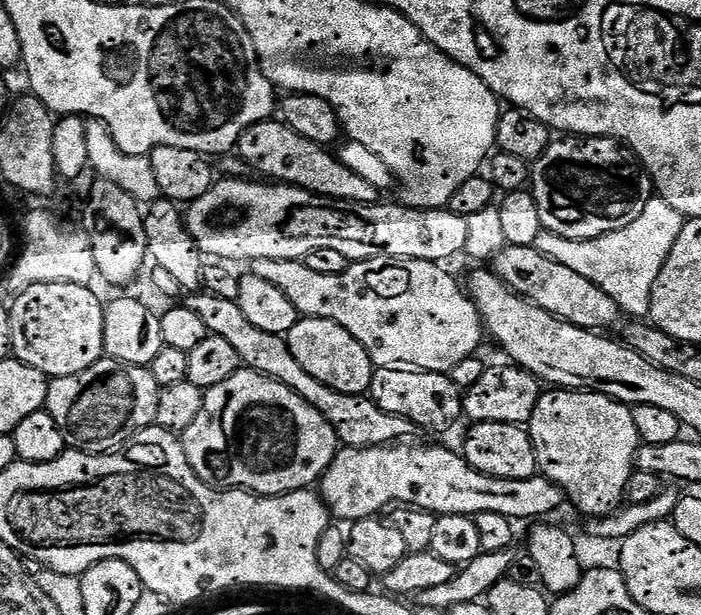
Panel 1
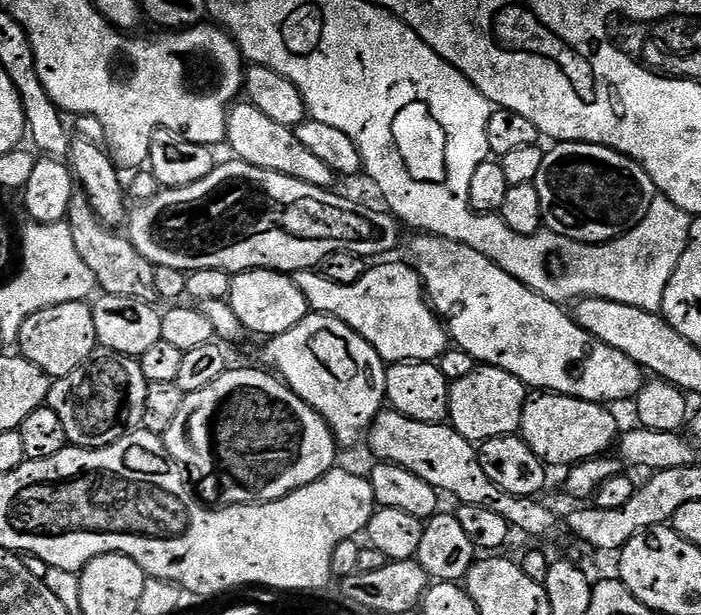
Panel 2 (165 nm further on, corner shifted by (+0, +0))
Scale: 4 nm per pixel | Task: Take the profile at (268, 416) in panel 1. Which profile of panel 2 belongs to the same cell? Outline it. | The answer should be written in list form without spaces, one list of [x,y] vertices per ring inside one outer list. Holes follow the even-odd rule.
[[[229,367],[222,378],[210,382],[210,386],[185,395],[182,411],[162,437],[166,450],[184,469],[197,497],[209,506],[280,500],[302,486],[321,480],[337,463],[338,445],[327,422],[306,401],[298,398],[279,375],[268,372]]]

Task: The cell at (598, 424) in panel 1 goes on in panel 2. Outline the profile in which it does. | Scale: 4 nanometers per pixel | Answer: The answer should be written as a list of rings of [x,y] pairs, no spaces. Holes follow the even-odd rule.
[[[559,394],[537,396],[540,396],[537,400],[536,397],[529,399],[524,405],[519,435],[545,465],[571,466],[580,464],[583,460],[594,460],[597,456],[605,455],[611,449],[608,448],[611,444],[613,447],[617,443],[621,428],[615,414],[608,409],[611,407],[580,400],[576,396]]]

